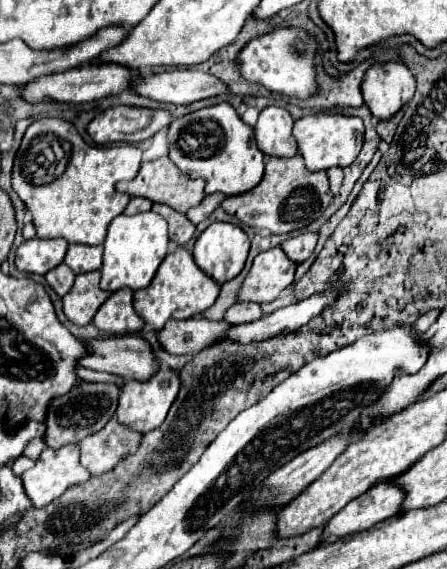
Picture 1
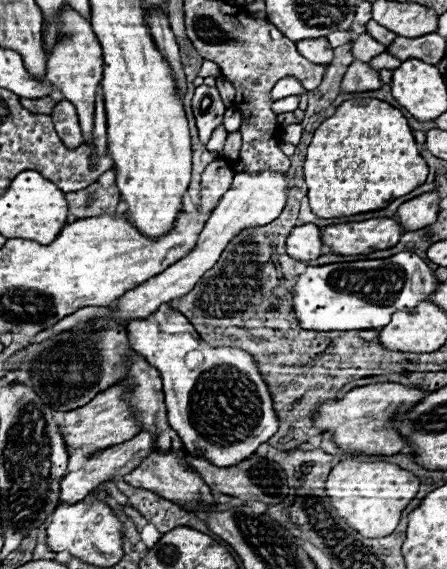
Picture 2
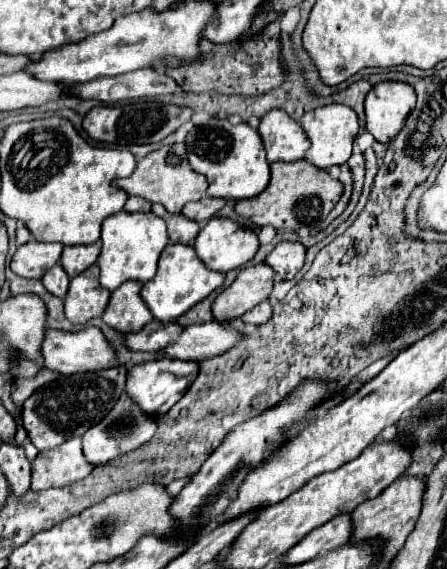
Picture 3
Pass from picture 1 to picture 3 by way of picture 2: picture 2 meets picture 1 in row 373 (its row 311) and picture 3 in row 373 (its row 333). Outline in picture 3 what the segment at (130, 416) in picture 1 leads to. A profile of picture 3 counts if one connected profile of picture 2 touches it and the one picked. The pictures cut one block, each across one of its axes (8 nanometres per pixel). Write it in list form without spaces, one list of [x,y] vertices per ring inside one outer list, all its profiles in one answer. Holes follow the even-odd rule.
[[[170,358],[142,362],[142,364],[136,364],[136,366],[130,368],[128,382],[126,382],[126,394],[146,414],[162,414],[162,410],[168,412],[184,396],[188,386],[194,382],[196,374],[198,374],[198,364],[196,362],[170,360]]]

